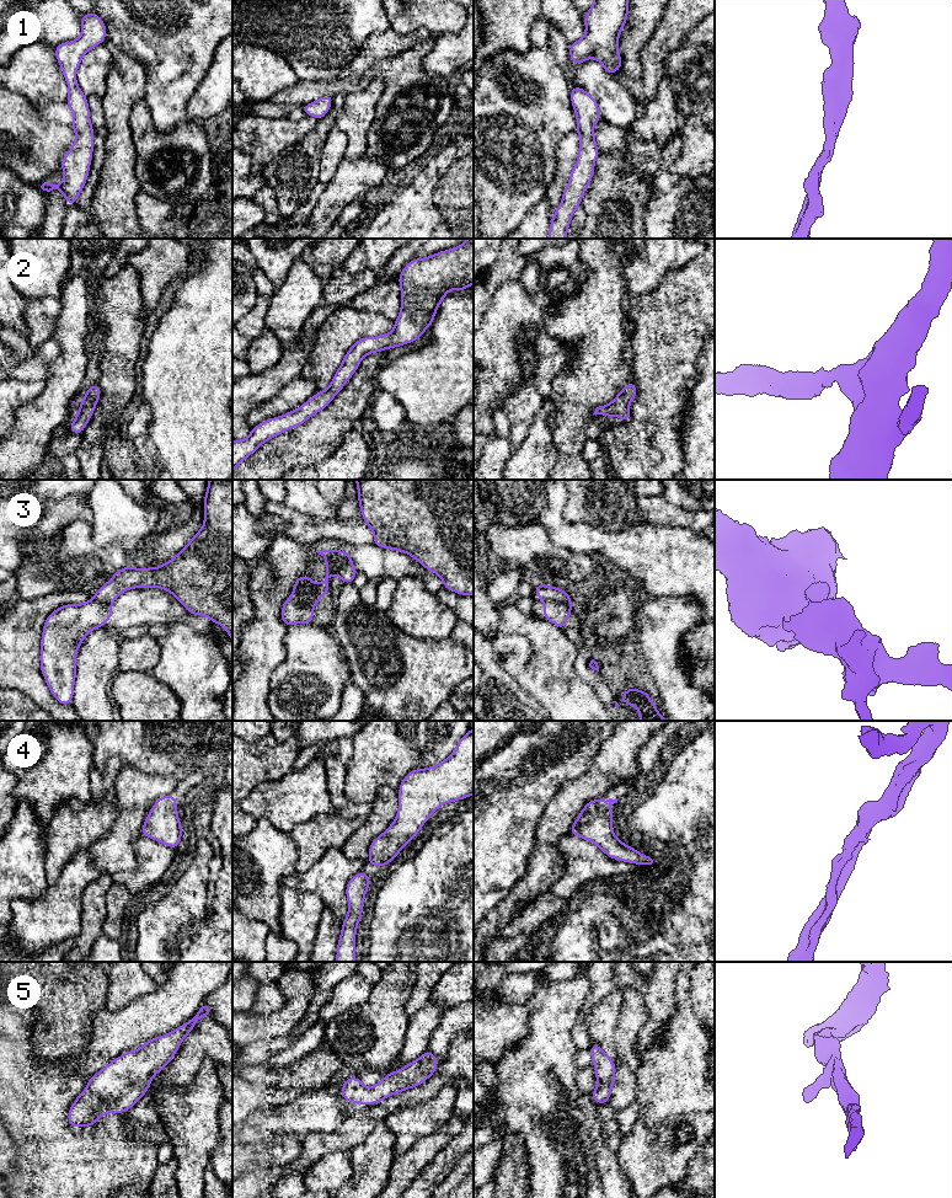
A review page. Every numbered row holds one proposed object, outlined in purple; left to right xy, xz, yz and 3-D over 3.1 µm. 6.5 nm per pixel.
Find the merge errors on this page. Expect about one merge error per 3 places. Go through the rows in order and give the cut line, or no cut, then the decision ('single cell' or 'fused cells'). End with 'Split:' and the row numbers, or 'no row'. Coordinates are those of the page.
1: no cut | single cell
2: no cut | single cell
3: yz (545, 599), (561, 602), (570, 613) | fused cells
4: no cut | single cell
5: no cut | single cell
Split: 3

